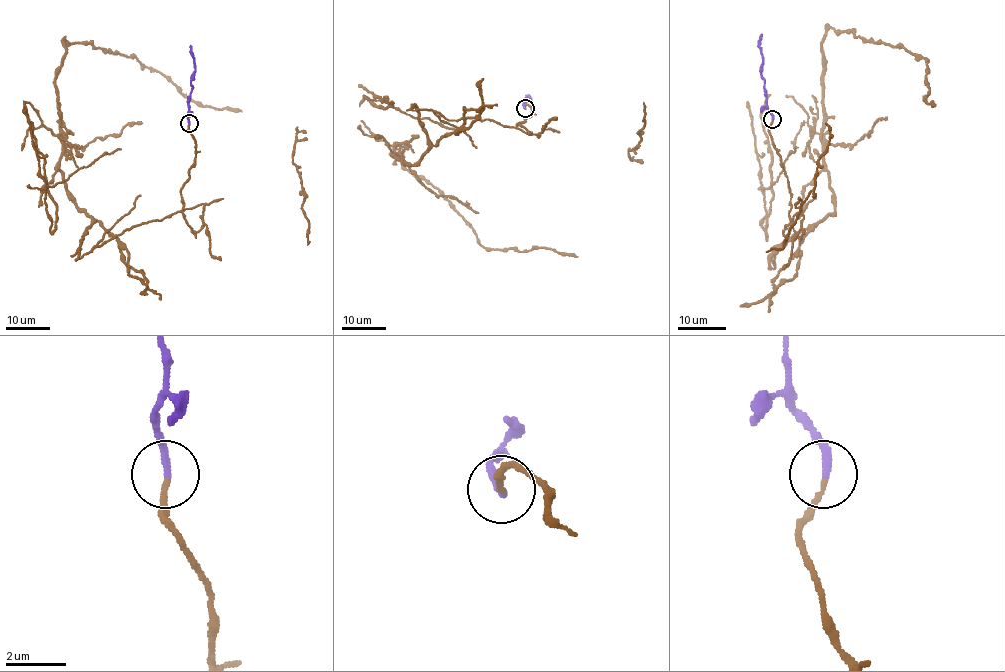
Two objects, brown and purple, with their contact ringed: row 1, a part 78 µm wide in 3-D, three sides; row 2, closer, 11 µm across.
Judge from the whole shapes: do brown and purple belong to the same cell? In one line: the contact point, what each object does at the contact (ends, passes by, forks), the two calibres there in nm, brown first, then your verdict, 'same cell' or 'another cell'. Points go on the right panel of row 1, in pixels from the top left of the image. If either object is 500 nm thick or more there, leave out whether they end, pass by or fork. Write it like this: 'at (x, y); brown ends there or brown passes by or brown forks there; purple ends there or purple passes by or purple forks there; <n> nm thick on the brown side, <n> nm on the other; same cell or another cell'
at (772, 119); brown ends there; purple ends there; 170 nm thick on the brown side, 220 nm on the other; another cell

